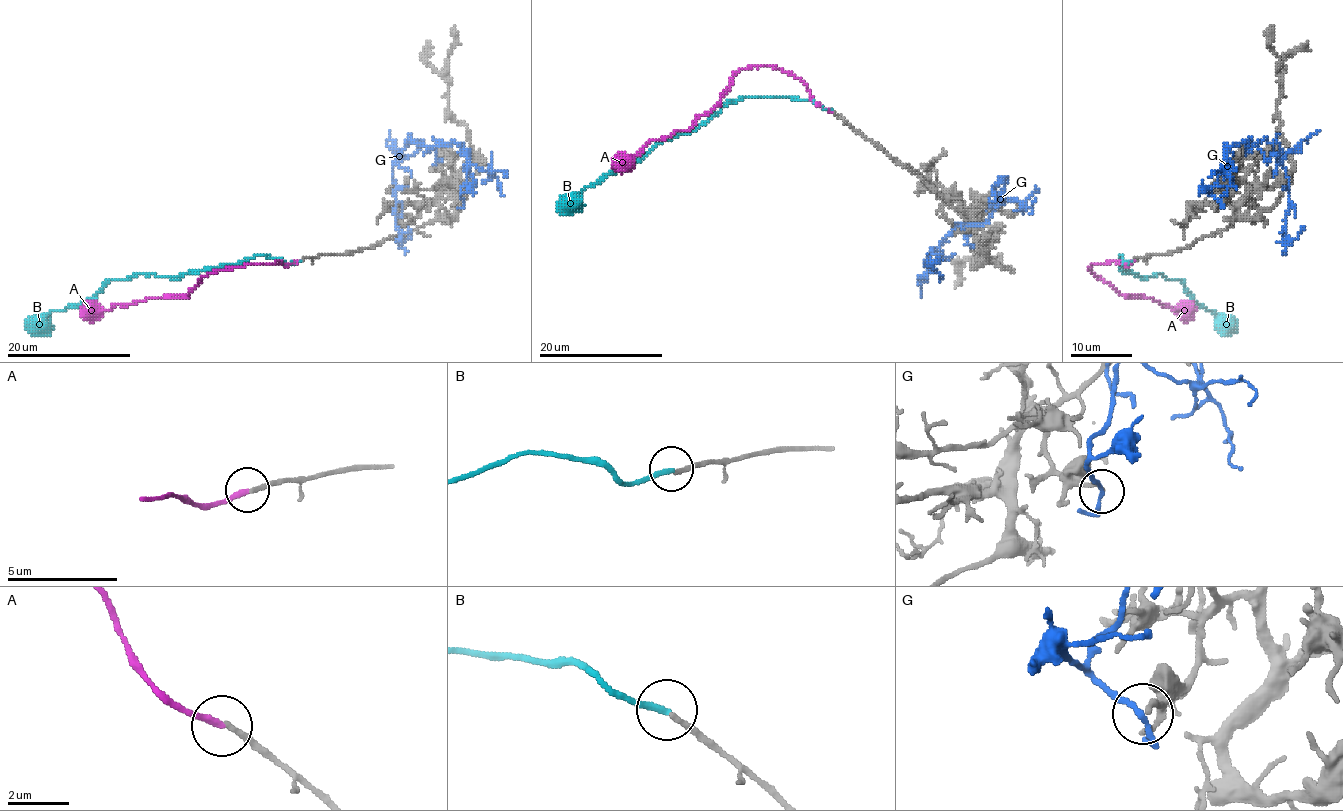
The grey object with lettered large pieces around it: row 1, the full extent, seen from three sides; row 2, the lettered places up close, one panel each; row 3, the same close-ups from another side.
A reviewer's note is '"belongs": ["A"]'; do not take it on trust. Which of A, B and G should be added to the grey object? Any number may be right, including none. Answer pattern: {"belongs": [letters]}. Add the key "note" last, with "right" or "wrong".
{"belongs": ["A"], "note": "right"}

